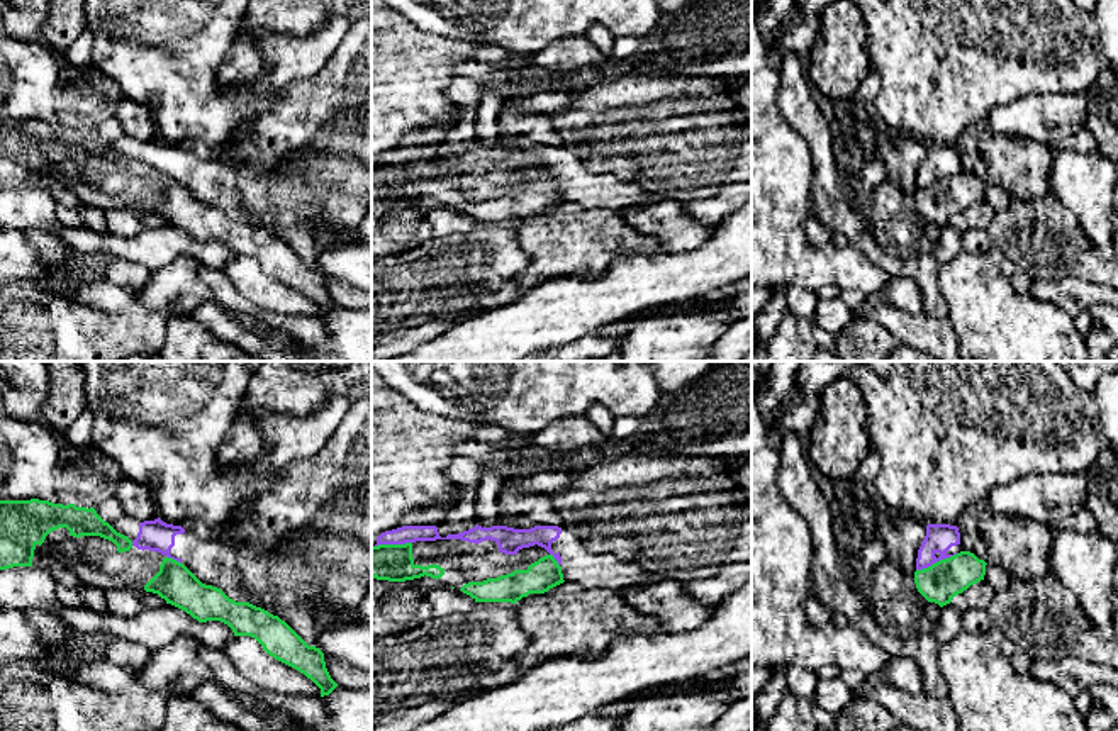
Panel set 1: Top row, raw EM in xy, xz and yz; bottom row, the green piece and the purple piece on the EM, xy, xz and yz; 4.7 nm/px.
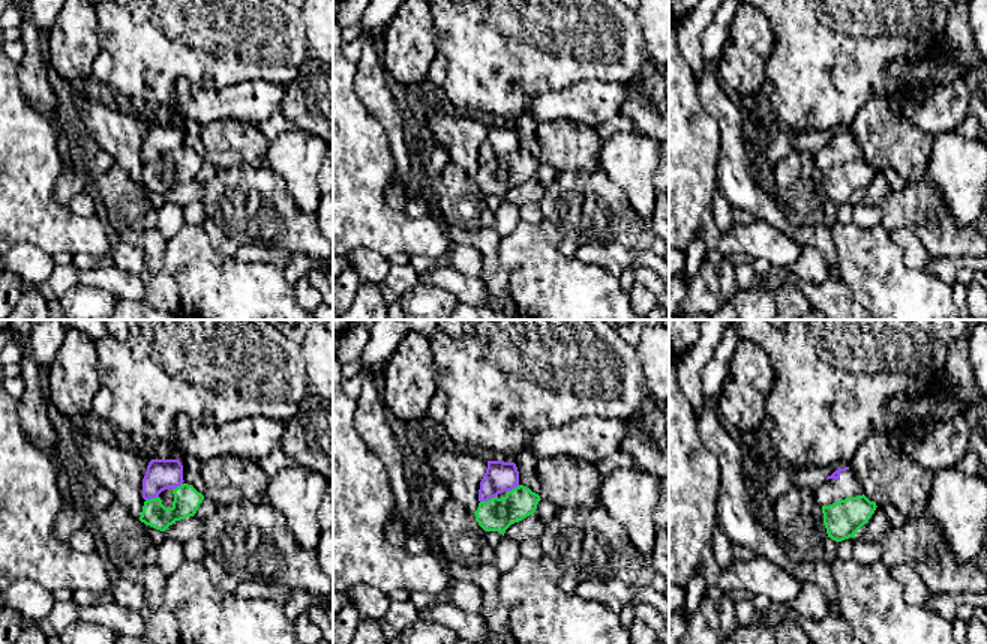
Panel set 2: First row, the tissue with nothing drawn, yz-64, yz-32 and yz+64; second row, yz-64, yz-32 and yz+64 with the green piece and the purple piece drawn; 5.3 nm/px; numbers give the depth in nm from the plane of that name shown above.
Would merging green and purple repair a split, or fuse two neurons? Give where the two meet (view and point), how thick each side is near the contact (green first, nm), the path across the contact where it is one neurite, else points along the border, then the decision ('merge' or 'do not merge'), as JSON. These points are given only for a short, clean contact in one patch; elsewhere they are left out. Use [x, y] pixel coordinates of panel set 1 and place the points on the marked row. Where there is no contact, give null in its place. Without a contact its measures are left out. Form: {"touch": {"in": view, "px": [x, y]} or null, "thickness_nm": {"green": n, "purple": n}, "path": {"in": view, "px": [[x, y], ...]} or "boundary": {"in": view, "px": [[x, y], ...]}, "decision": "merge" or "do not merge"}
{"touch": {"in": "yz", "px": [937, 562]}, "thickness_nm": {"green": 190, "purple": 140}, "boundary": {"in": "yz", "px": [[957, 553], [916, 570]]}, "decision": "do not merge"}

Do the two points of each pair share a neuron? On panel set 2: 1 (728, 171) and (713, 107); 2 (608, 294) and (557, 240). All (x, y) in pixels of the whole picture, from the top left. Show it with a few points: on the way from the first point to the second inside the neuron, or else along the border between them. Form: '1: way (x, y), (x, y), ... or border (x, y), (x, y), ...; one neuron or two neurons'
1: way (731, 155), (729, 123); one neuron
2: border (546, 234), (555, 246), (573, 258); two neurons

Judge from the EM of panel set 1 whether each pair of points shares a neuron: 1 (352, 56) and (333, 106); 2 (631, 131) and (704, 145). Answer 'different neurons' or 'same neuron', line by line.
1: same neuron
2: same neuron

